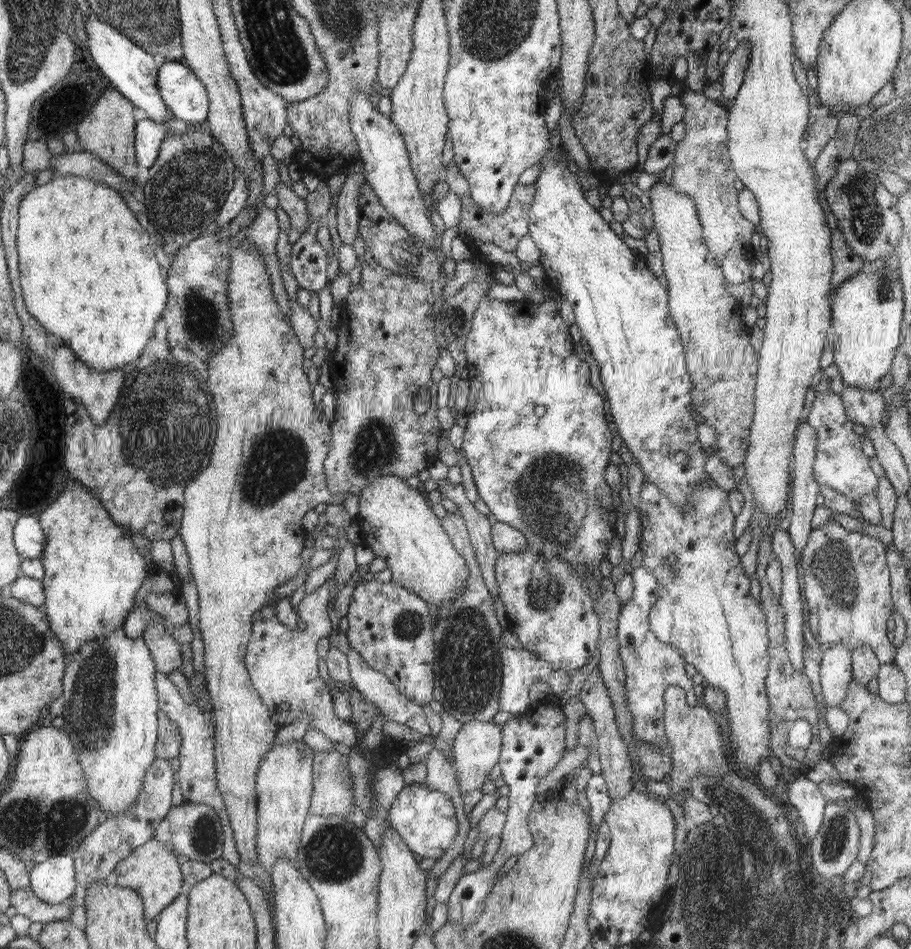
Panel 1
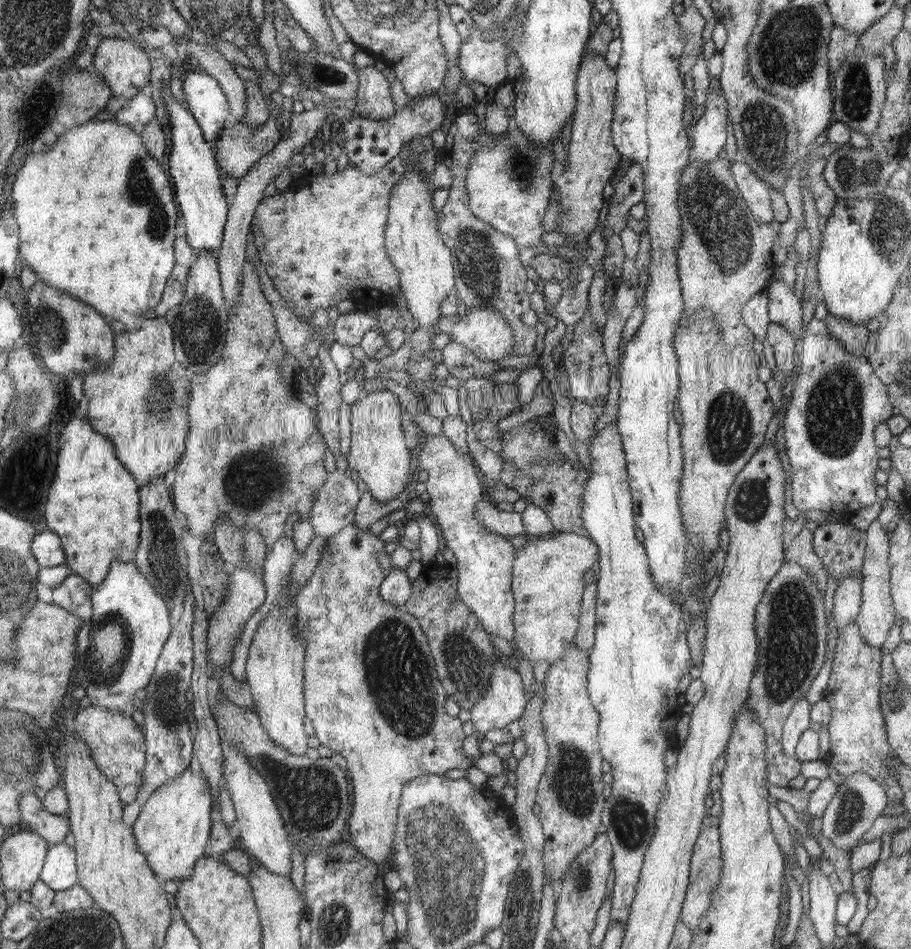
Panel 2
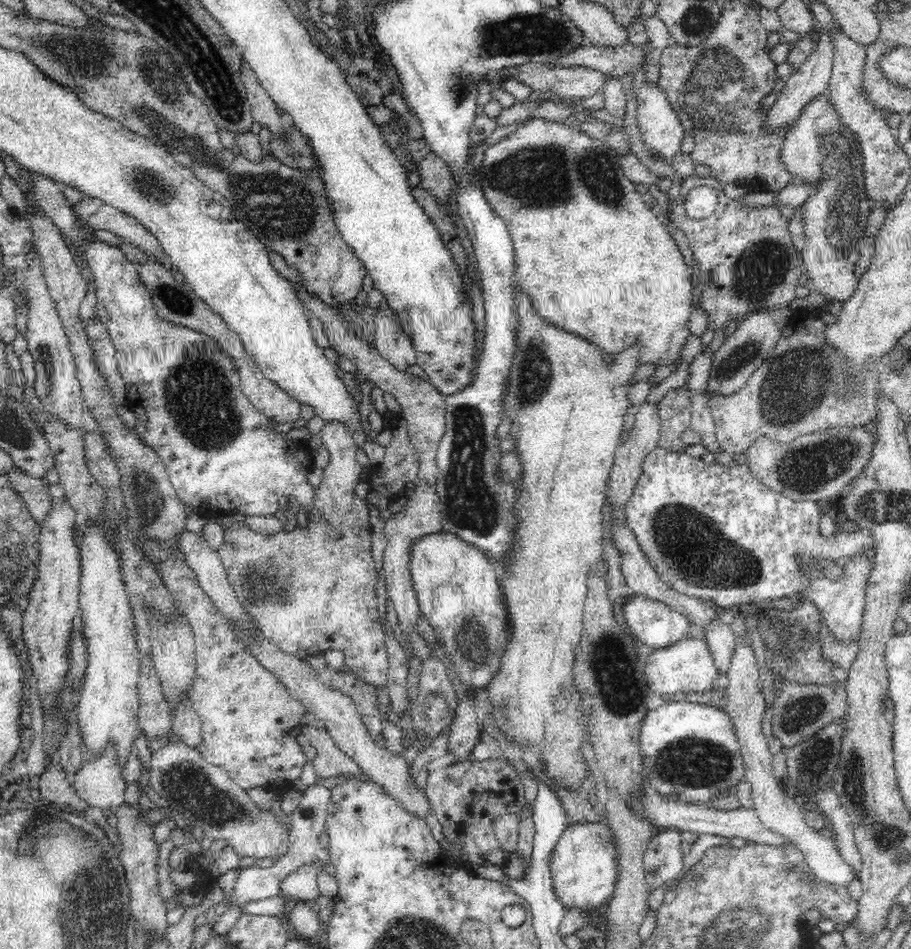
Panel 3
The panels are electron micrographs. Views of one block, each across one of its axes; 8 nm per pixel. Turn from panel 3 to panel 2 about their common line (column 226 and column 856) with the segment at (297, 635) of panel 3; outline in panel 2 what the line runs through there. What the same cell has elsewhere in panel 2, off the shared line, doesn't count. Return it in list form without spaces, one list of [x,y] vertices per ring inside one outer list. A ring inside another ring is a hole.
[[[830,521],[827,524],[819,525],[813,534],[813,551],[822,564],[838,582],[846,578],[851,572],[861,572],[864,562],[865,540],[864,532],[856,527],[849,527],[845,521]]]

